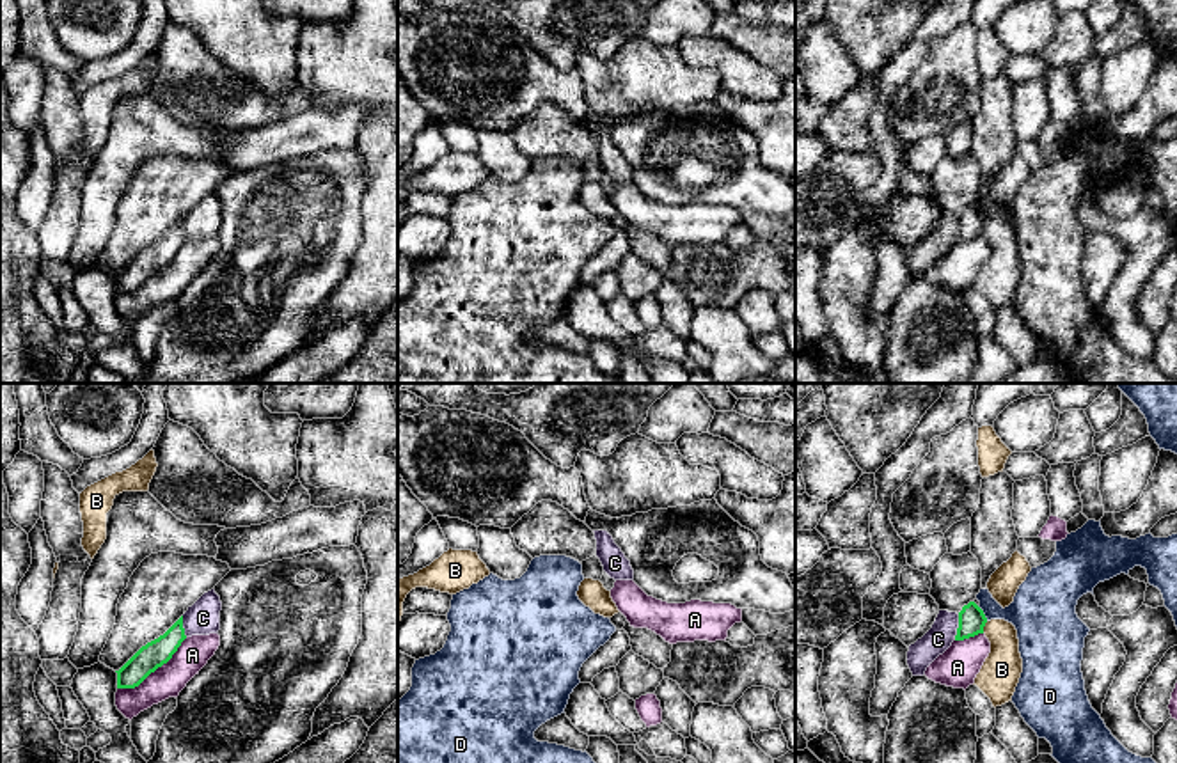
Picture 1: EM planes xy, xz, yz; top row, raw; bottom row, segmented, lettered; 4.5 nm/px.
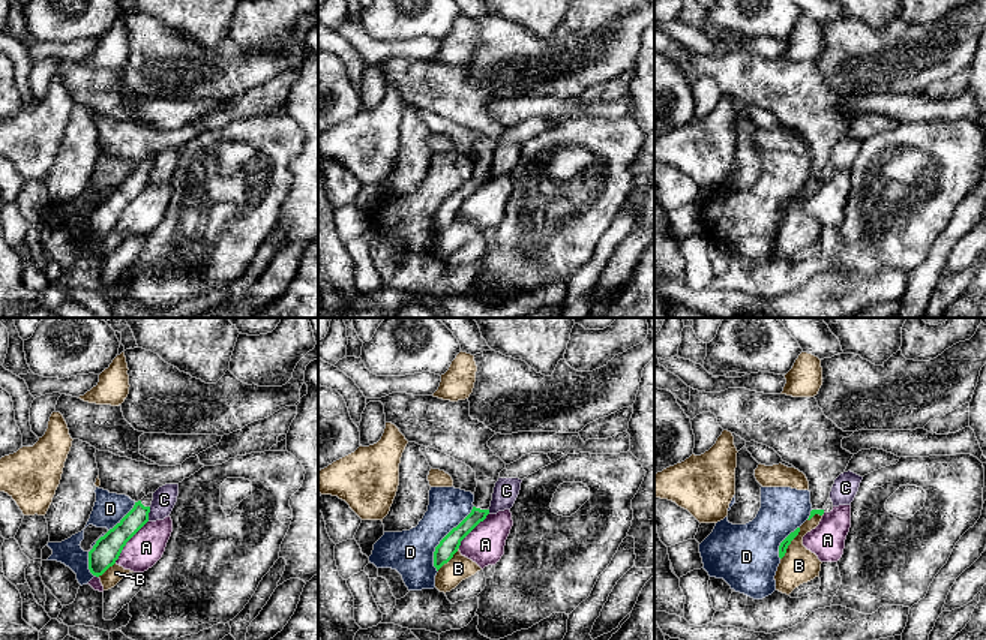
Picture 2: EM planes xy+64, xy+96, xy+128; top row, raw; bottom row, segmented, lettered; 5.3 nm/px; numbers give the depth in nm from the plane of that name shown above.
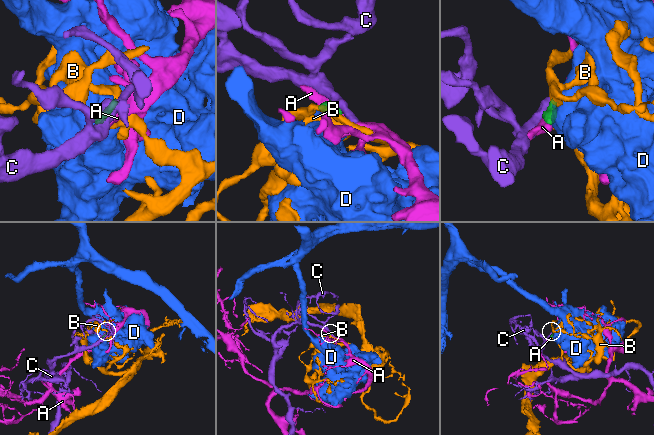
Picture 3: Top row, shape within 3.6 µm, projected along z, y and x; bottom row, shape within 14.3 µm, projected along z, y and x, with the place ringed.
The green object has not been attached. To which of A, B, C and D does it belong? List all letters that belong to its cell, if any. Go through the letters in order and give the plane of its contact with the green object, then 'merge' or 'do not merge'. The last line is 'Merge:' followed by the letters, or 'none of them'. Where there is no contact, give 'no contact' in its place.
A: contact in xy; do not merge
B: contact in yz; do not merge
C: contact in yz; do not merge
D: contact in yz; do not merge
Merge: none of them

